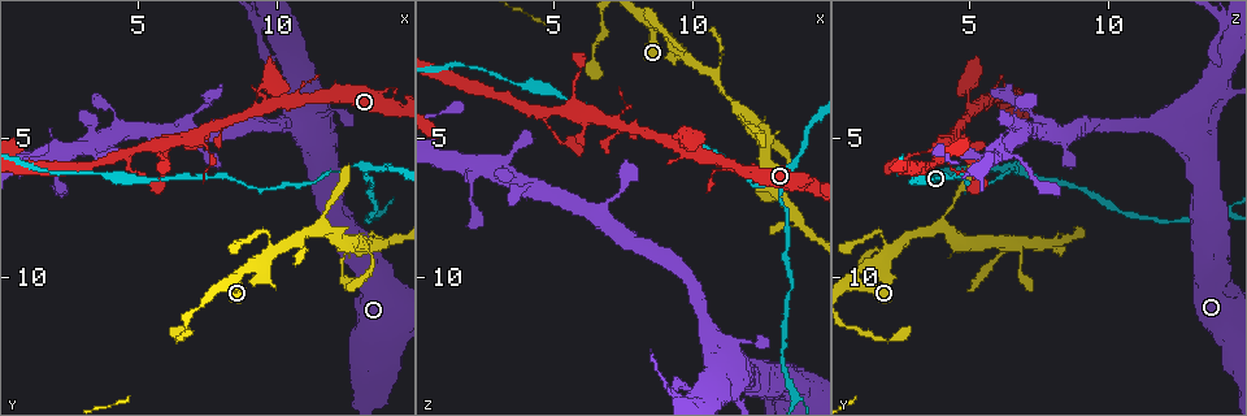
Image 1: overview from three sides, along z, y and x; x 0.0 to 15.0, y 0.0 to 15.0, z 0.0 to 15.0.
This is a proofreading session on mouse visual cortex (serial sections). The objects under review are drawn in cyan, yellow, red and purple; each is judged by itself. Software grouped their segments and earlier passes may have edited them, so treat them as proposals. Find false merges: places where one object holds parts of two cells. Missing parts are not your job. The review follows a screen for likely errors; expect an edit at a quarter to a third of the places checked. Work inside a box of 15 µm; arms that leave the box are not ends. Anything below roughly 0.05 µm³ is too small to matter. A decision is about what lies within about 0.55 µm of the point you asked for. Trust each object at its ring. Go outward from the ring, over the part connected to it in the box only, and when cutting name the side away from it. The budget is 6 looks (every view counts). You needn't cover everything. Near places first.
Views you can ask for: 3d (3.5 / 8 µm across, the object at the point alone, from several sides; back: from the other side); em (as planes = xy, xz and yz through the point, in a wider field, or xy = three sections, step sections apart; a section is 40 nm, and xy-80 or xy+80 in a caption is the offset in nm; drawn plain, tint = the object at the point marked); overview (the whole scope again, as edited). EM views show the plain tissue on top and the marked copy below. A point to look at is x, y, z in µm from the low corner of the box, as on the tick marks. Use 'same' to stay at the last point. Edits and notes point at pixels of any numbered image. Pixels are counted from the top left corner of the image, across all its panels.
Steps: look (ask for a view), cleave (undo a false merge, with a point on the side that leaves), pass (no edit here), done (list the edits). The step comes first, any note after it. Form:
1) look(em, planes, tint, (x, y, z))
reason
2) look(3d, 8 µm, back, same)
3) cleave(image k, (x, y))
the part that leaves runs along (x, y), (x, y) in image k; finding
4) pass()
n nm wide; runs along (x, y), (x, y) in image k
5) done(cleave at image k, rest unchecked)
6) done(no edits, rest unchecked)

look(3d, 3.5 µm, (9.8, 9.2, 2.2))
thin arm on a thick one

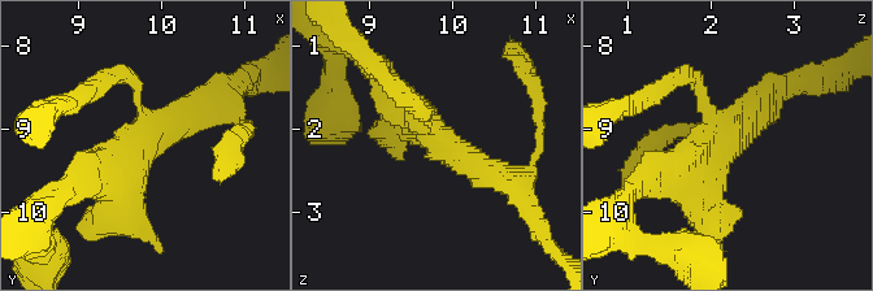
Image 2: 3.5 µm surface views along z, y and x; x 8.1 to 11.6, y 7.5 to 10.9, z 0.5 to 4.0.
look(em, planes, tint, (9.75, 9.20, 2.10))
3 arms; arms of 100, 400, 400 nm

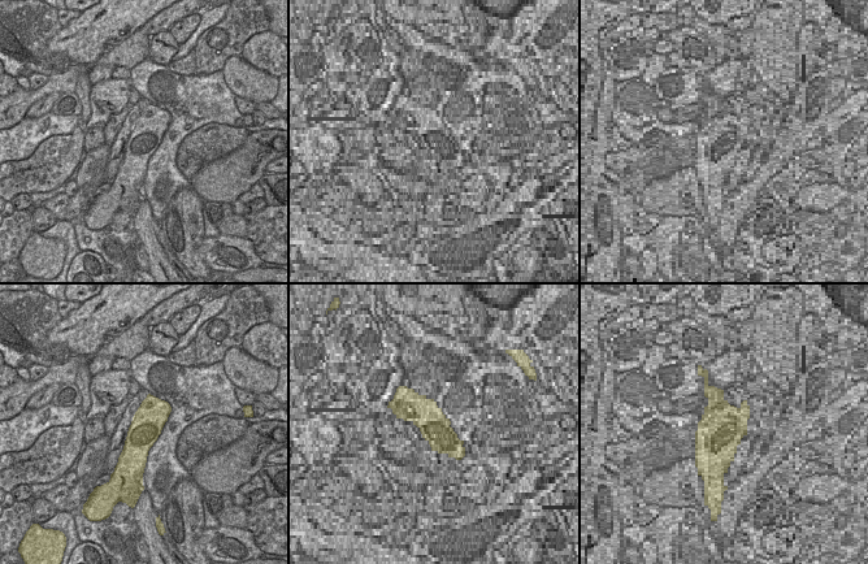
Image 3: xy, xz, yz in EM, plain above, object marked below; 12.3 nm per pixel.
pass()
runs along (382, 77), (433, 137), (502, 177) in image 2; one cell here

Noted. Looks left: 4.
look(3d, 3.5 µm, (13.2, 6.0, 6.5))

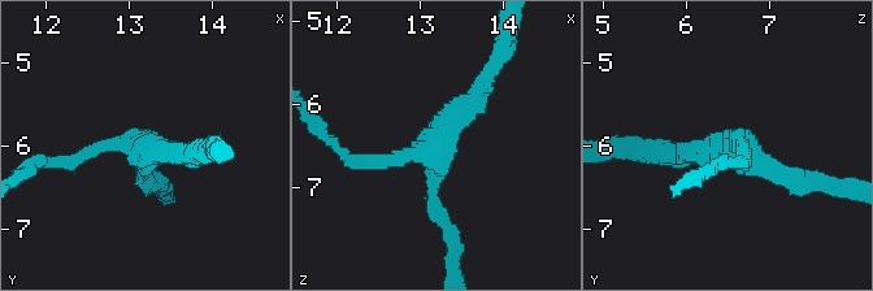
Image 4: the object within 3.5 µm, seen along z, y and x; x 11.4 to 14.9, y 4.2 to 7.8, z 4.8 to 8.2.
look(em, xy, step 5, tint, (13.20, 6.05, 6.55))
need the tissue

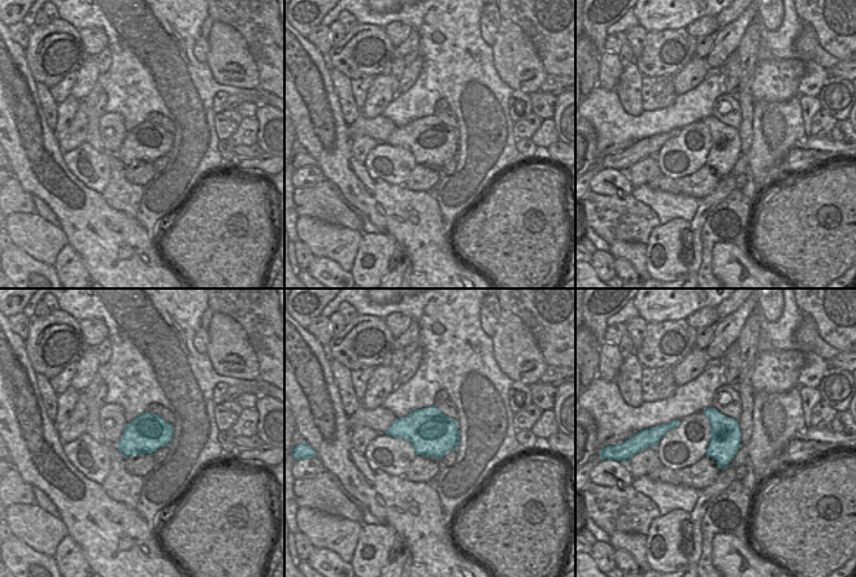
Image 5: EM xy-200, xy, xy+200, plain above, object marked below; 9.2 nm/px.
pass()
arms of 200, 200, 250 nm; runs along (355, 161), (434, 148), (442, 218) in image 4; all the same cell

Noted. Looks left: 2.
look(3d, 3.5 µm, (13.7, 7.6, 14.2))
side arm on a straight run

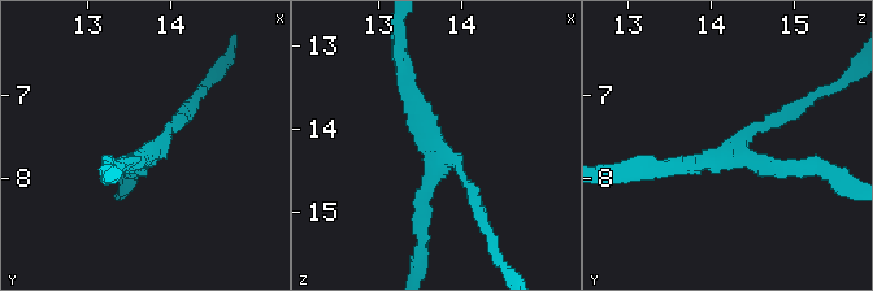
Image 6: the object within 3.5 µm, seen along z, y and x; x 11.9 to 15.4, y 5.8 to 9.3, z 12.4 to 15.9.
look(em, xy, step 2, tint, (13.80, 7.75, 14.25))
3 arms; arms of 150, 150, 200 nm

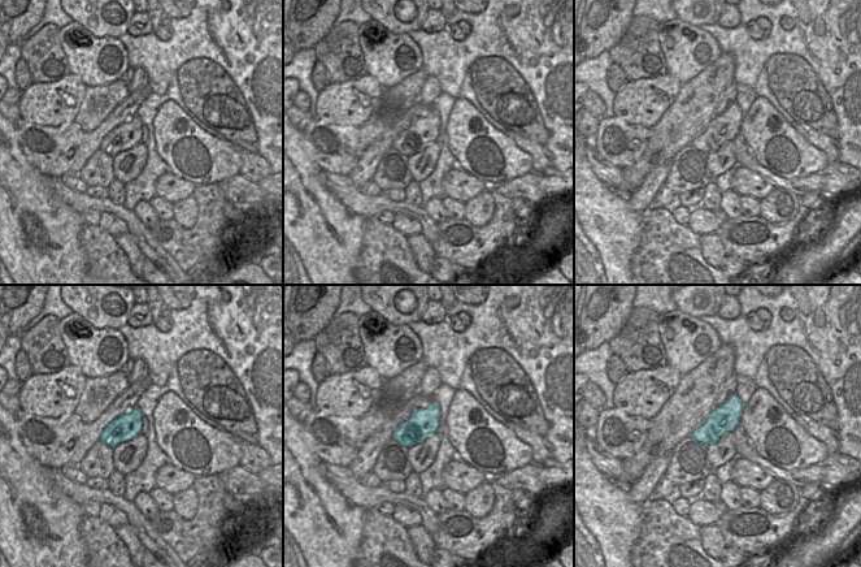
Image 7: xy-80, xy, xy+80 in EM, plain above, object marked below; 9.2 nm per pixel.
pass()
one cell here

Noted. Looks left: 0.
done(no edits, rest unchecked)

